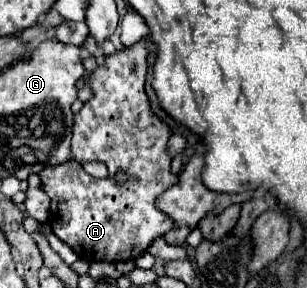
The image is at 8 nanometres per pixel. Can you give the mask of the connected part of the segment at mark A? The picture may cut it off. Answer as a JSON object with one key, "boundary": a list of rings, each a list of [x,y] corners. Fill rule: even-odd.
{"boundary":[[[149,37],[137,41],[131,47],[125,47],[121,51],[115,51],[113,55],[107,55],[103,61],[99,61],[97,69],[89,75],[89,87],[93,91],[93,97],[83,105],[83,109],[75,115],[73,123],[73,141],[71,141],[71,153],[73,159],[59,163],[55,167],[45,167],[41,177],[41,189],[49,195],[51,207],[49,207],[49,225],[53,233],[67,243],[81,259],[85,261],[107,261],[107,263],[119,263],[119,261],[135,261],[141,257],[147,247],[167,235],[175,229],[175,221],[157,209],[155,199],[159,193],[167,191],[175,183],[179,183],[179,175],[171,173],[171,155],[167,151],[167,143],[171,137],[171,129],[167,123],[163,123],[149,105],[149,97],[145,93],[145,75],[147,75],[147,55],[149,55]],[[85,161],[101,161],[107,165],[109,175],[105,179],[95,179],[89,173],[85,173],[83,163]],[[123,169],[127,173],[127,183],[123,187],[115,185],[115,171]]]}

